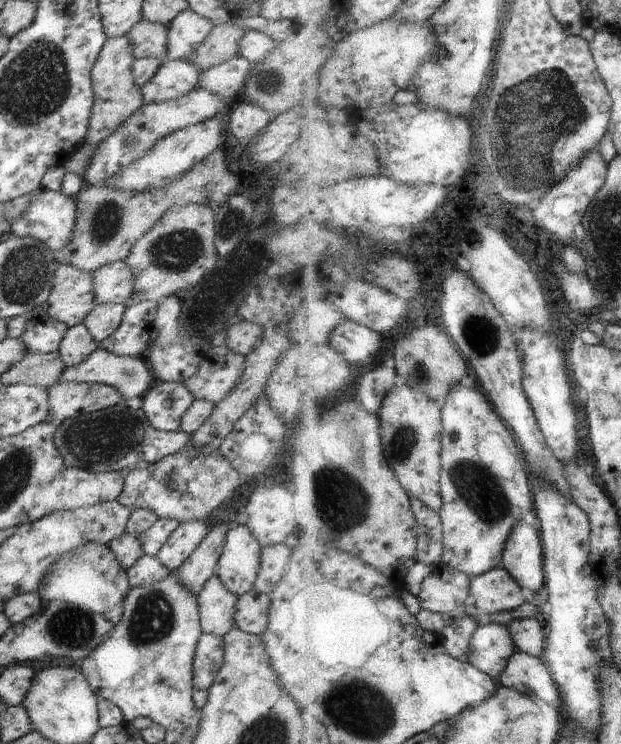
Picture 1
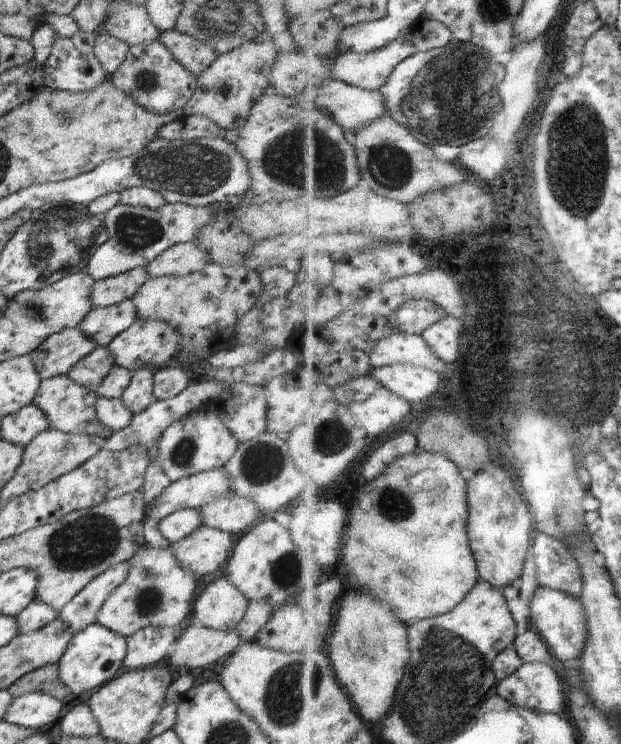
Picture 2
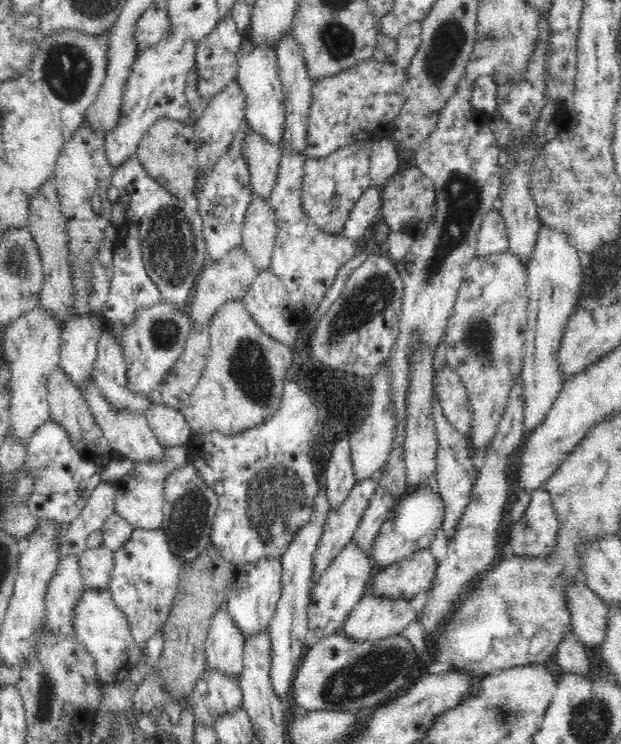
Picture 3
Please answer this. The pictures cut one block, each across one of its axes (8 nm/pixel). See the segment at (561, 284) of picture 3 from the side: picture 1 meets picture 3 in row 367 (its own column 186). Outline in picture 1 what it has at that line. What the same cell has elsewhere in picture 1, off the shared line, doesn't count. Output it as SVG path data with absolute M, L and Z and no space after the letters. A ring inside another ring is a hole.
M194 520L180 523L158 552L156 556L158 561L171 572L178 571L188 556L191 556L200 546L209 530L207 522Z

